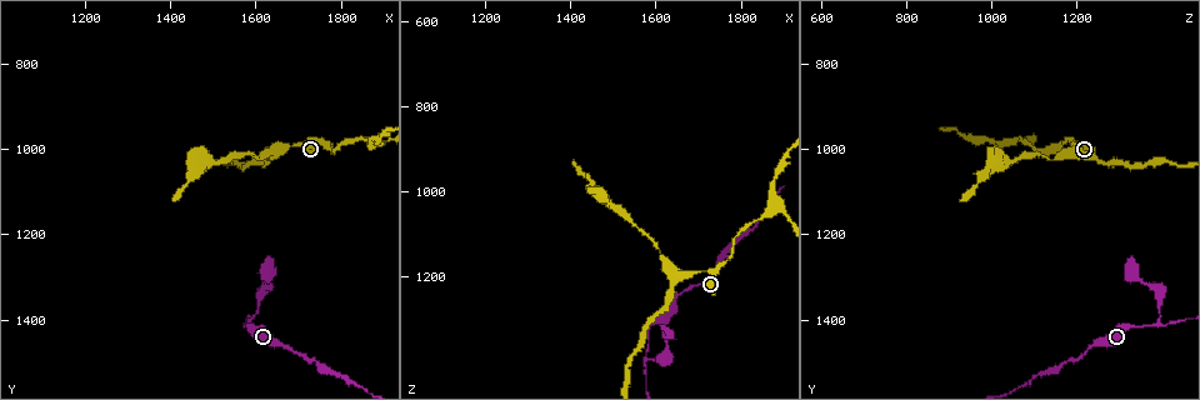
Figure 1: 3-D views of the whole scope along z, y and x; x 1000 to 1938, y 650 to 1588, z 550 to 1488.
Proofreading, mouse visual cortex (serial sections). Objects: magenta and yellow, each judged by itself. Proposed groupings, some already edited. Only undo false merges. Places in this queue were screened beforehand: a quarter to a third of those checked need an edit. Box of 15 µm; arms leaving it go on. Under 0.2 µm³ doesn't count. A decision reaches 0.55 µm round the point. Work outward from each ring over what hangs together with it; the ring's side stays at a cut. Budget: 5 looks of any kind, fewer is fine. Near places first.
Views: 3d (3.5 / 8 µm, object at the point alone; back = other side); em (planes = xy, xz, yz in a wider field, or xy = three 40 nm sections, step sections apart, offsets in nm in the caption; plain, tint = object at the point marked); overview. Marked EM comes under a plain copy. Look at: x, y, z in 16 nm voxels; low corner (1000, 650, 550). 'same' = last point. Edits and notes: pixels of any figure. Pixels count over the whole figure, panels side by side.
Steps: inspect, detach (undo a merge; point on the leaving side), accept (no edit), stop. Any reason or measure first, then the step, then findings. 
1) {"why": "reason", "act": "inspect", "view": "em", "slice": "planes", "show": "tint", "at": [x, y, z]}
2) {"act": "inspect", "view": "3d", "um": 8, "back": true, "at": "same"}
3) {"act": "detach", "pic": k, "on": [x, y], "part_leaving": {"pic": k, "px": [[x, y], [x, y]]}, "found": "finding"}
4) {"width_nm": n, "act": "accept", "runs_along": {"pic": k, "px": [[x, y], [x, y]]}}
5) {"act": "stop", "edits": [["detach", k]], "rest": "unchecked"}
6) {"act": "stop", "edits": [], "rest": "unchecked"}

{"why": "arms part here", "act": "inspect", "view": "3d", "um": 3.5, "at": [1865, 980, 1040]}

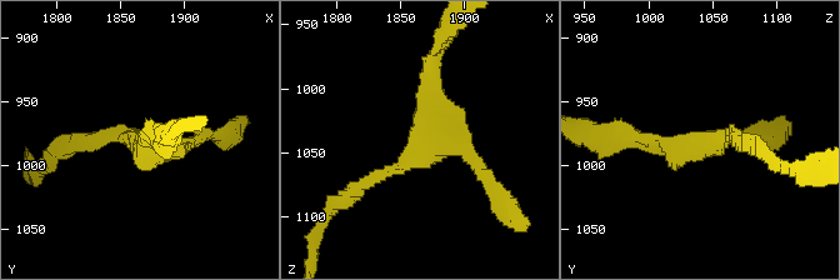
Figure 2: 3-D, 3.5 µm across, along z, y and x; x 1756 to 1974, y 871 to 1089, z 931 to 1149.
{"arms": 3, "arm_widths_nm": [200, 200, 200], "why": "need the tissue", "act": "inspect", "view": "em", "slice": "xy", "step": 3, "show": "tint", "at": [1866, 986, 1042]}

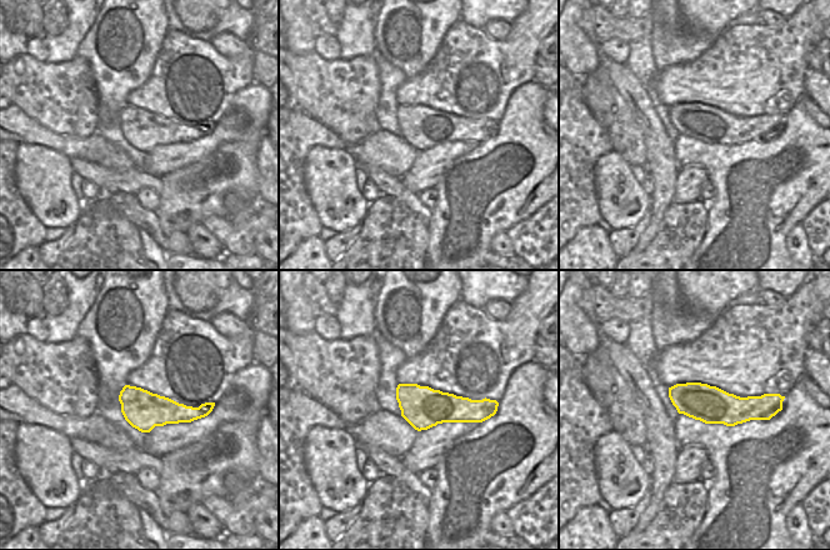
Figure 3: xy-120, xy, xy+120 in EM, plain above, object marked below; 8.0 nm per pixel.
{"why": "cut it another way", "act": "inspect", "view": "em", "slice": "xy", "step": 2, "show": "tint", "at": "same"}

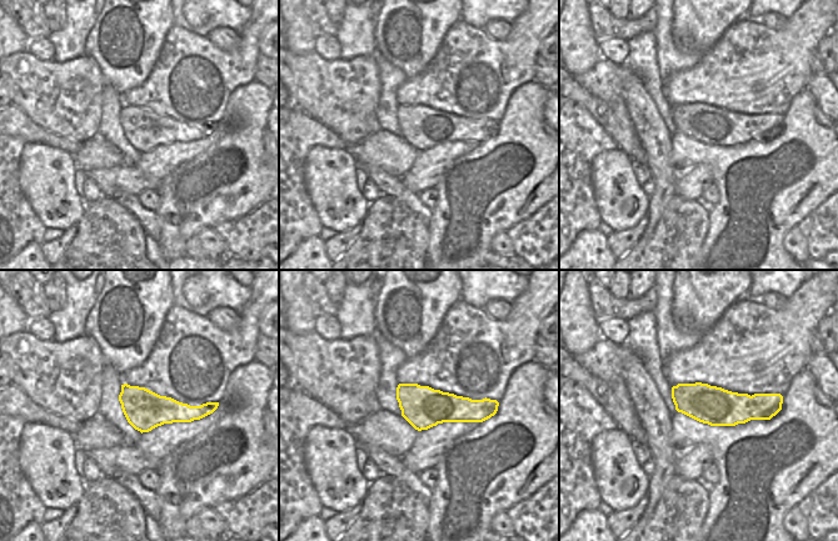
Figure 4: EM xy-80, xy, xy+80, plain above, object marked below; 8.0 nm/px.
{"act": "accept", "runs_along": {"pic": 2, "px": [[359, 186], [420, 150], [431, 61]]}, "found": "all the same cell"}

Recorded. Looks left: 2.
{"why": "three arms meet", "act": "inspect", "view": "3d", "um": 8, "at": [1575, 1415, 1380]}

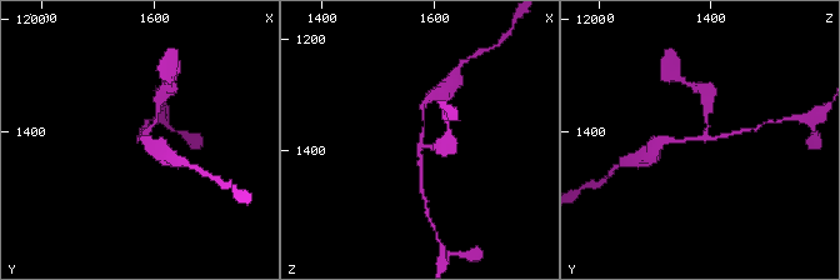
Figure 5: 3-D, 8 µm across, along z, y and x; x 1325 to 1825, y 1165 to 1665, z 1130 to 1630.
{"why": "closer look", "act": "inspect", "view": "3d", "um": 3.5, "at": [1580, 1415, 1380]}

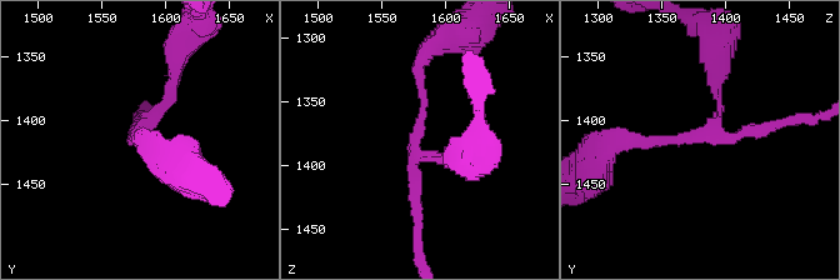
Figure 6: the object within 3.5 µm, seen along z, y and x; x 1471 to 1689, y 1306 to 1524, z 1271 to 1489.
{"arms": 3, "act": "accept", "runs_along": {"pic": 6, "px": [[424, 58], [416, 150], [455, 158]]}, "found": "all the same cell"}

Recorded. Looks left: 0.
{"act": "stop", "edits": [], "rest": "unchecked"}

